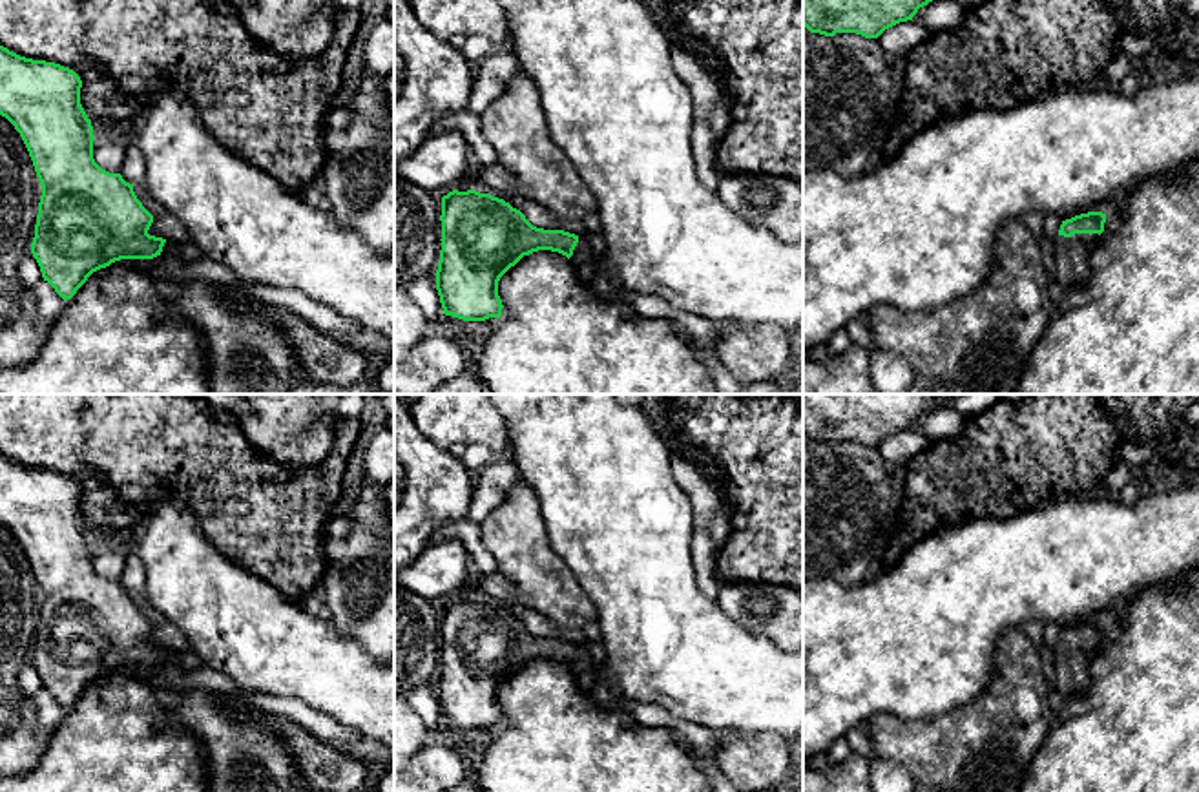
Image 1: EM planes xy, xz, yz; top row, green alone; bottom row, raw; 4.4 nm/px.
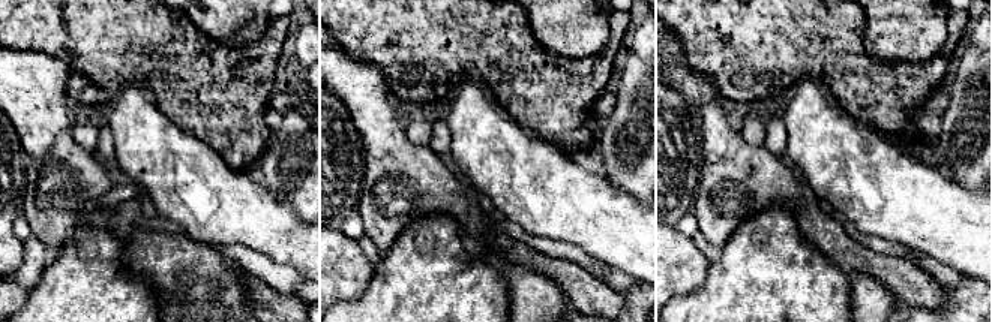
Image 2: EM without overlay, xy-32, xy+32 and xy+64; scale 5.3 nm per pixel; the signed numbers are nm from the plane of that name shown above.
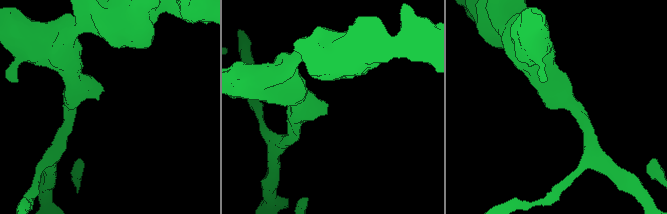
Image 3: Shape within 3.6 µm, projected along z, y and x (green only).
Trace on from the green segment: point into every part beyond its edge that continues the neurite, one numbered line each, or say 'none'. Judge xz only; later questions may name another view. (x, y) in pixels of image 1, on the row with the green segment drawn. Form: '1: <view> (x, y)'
1: xz (584, 261)

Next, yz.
1: yz (1072, 254)

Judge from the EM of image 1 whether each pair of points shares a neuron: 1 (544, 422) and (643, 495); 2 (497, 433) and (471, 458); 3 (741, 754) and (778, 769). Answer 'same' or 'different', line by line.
1: same
2: different
3: same

